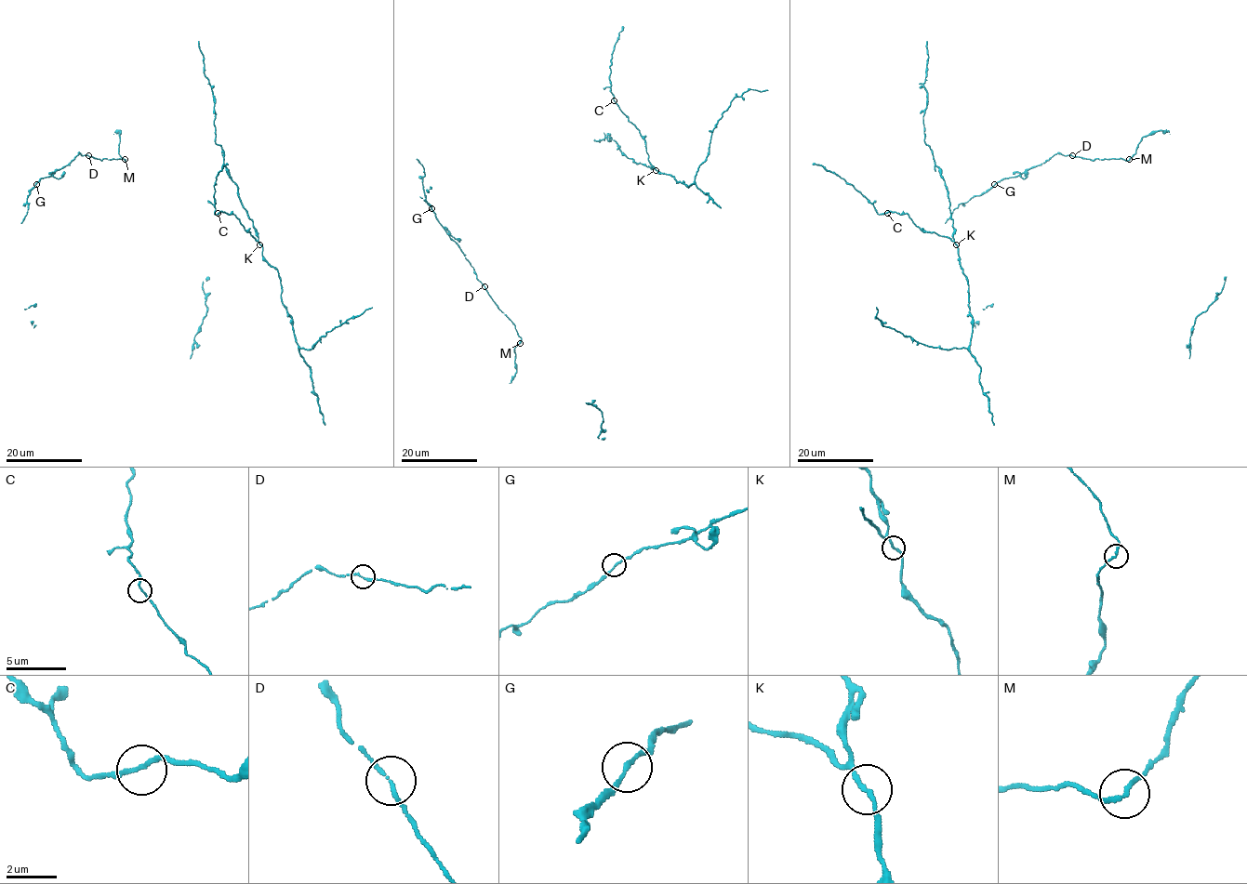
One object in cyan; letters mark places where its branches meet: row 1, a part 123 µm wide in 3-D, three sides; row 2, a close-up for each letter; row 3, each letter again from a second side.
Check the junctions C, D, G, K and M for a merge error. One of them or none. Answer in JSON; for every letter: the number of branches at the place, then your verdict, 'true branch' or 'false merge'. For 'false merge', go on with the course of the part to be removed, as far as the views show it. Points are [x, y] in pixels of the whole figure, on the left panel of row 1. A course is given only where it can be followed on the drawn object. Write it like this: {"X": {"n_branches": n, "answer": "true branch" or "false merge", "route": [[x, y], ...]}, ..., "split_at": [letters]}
{"C": {"n_branches": 2, "answer": "true branch"}, "D": {"n_branches": 2, "answer": "true branch"}, "G": {"n_branches": 2, "answer": "true branch"}, "K": {"n_branches": 2, "answer": "true branch"}, "M": {"n_branches": 2, "answer": "true branch"}, "split_at": []}

